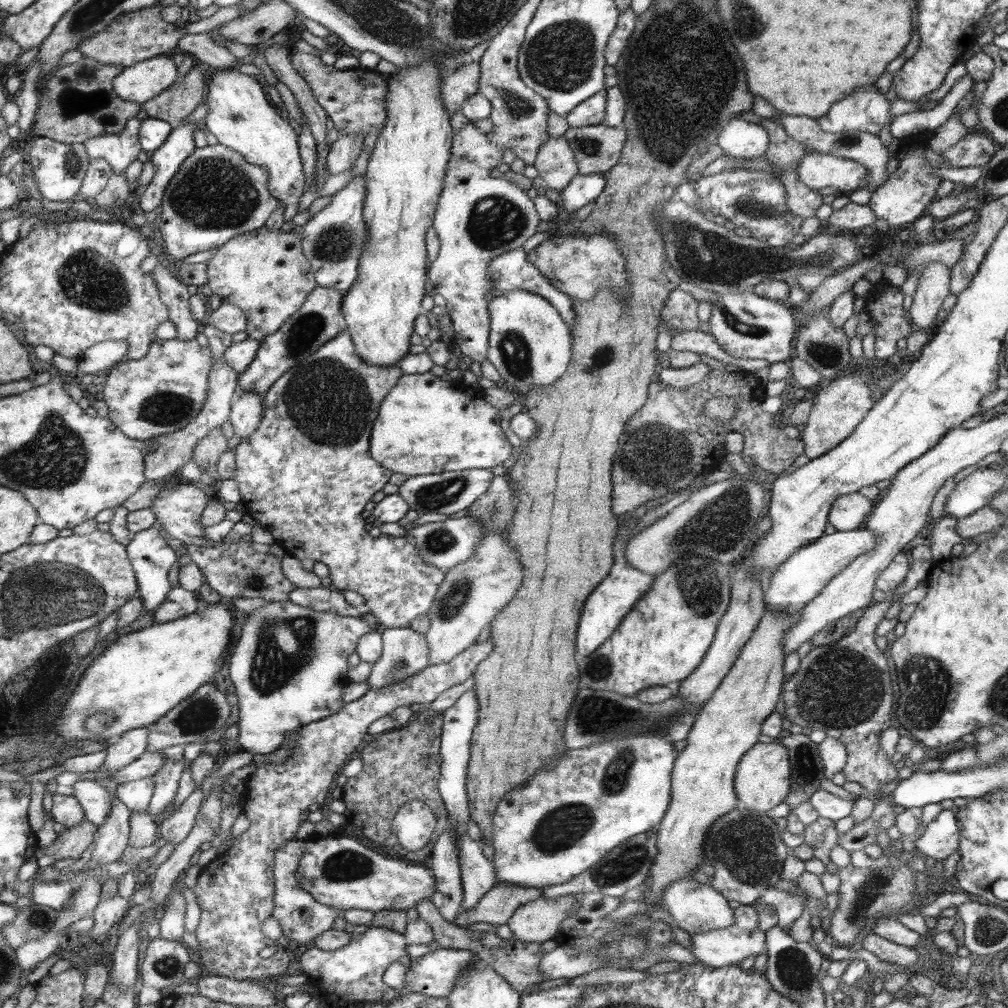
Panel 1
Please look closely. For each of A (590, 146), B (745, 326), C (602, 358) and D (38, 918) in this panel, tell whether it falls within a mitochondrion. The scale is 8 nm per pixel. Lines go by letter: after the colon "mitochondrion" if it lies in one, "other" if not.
A: mitochondrion
B: mitochondrion
C: other
D: mitochondrion

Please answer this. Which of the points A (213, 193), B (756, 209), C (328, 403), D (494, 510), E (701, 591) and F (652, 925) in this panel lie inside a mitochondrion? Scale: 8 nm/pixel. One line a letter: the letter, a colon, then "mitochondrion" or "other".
A: mitochondrion
B: mitochondrion
C: mitochondrion
D: mitochondrion
E: mitochondrion
F: other

